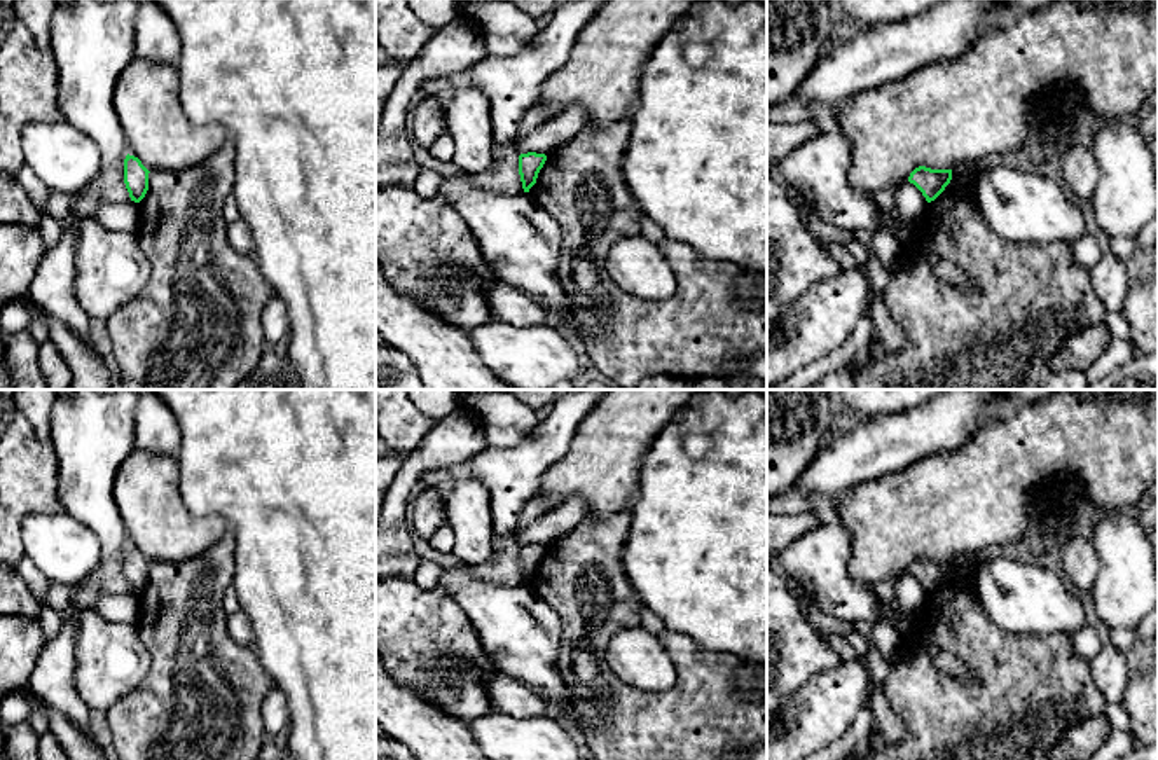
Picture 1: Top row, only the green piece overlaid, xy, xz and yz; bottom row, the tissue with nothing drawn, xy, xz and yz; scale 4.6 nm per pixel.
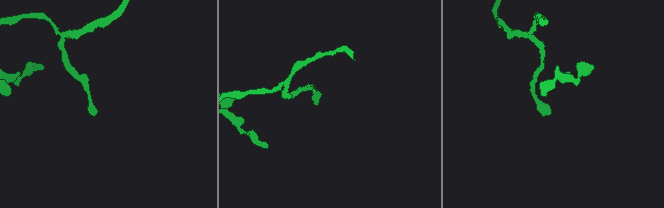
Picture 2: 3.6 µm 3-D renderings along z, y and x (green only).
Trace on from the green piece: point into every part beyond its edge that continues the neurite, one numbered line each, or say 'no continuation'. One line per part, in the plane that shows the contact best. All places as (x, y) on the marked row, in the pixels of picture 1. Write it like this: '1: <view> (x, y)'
no continuation

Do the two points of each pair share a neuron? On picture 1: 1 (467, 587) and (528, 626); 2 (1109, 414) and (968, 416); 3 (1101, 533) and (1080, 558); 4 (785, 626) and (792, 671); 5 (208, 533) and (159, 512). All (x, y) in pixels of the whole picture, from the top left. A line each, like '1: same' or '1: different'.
1: same
2: different
3: different
4: same
5: same

